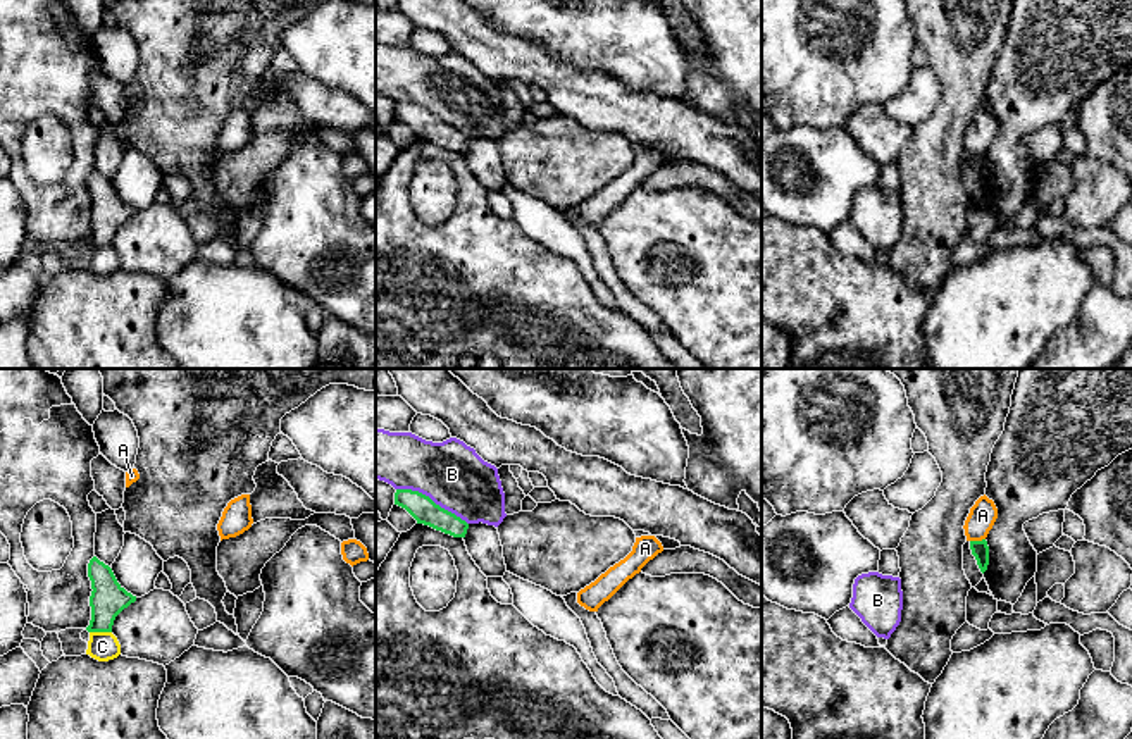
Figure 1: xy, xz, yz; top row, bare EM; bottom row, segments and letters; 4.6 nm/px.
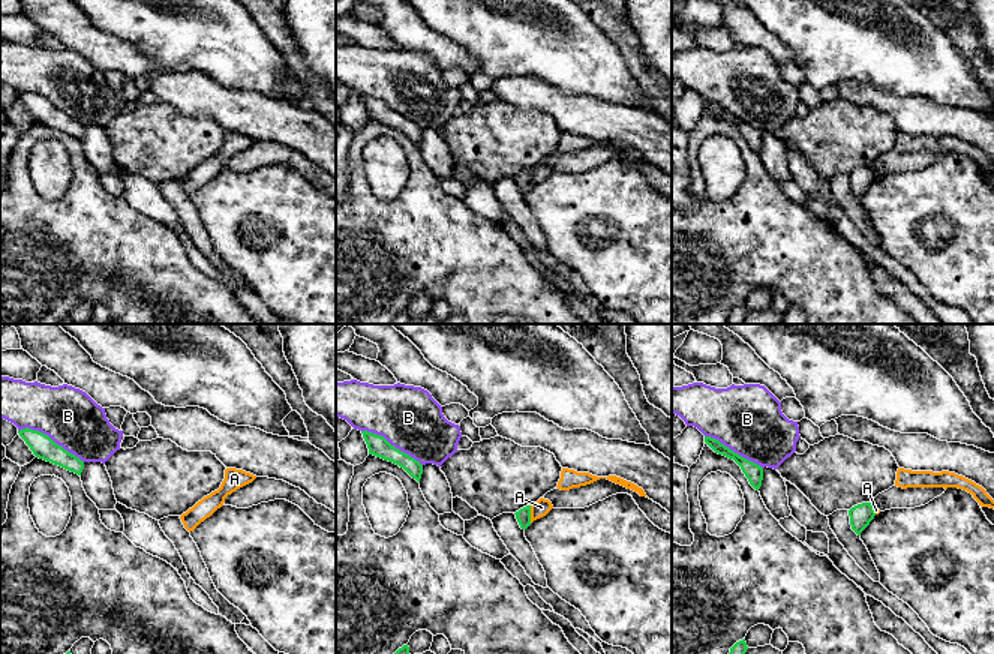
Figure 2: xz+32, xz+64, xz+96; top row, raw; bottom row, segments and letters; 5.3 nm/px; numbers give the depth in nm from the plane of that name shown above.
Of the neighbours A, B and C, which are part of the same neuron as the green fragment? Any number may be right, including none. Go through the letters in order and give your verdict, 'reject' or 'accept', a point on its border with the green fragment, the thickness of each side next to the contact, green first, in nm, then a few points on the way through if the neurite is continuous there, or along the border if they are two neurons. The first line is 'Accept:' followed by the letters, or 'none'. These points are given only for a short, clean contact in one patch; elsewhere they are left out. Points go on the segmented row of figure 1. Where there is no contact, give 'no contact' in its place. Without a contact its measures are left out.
Accept: none
A: reject | yz (977, 541) | 80/130 nm | along yz (984, 538), (970, 541)
B: reject | xz (431, 500) | 120/300 nm
C: reject | xy (100, 631) | 170/140 nm | along xy (90, 631), (111, 633)

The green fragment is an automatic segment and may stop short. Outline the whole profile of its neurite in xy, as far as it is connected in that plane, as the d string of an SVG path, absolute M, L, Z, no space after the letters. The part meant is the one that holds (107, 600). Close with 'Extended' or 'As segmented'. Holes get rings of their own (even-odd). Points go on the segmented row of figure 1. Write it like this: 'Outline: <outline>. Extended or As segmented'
Outline: M93 556L88 563L88 577L91 581L91 620L88 632L112 632L115 617L136 601L115 579L112 568Z. As segmented

